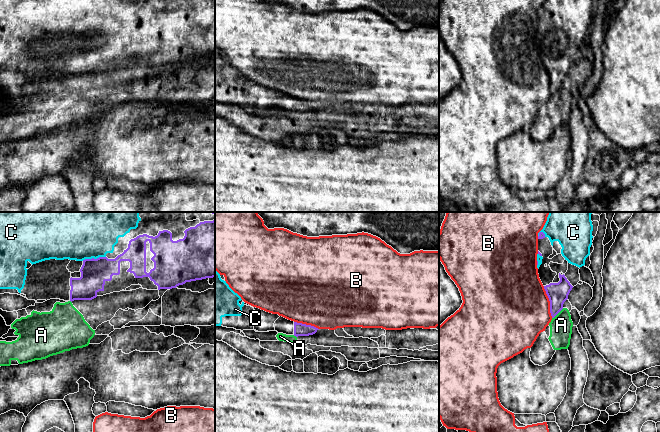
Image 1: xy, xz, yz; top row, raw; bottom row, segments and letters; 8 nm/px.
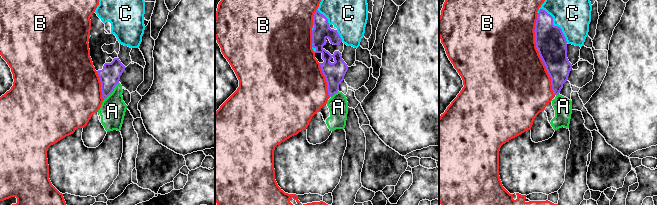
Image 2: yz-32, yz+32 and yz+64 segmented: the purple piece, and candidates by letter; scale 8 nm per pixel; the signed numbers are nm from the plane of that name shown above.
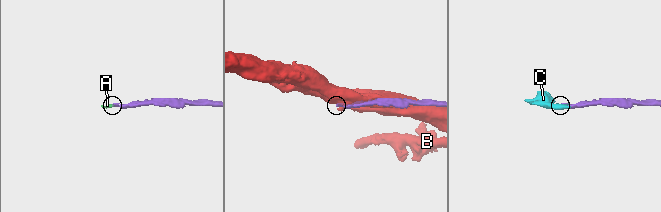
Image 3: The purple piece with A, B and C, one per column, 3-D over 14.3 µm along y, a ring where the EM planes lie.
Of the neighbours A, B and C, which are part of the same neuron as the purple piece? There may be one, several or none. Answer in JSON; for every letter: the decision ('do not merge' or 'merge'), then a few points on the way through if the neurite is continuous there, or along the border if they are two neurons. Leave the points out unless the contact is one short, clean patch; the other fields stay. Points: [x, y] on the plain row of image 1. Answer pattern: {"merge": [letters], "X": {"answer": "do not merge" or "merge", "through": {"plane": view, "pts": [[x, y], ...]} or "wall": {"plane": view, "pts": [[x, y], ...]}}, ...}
{"merge": ["C"], "A": {"answer": "do not merge", "wall": {"plane": "yz", "pts": [[563, 84], [552, 94]]}}, "B": {"answer": "do not merge"}, "C": {"answer": "merge"}}

